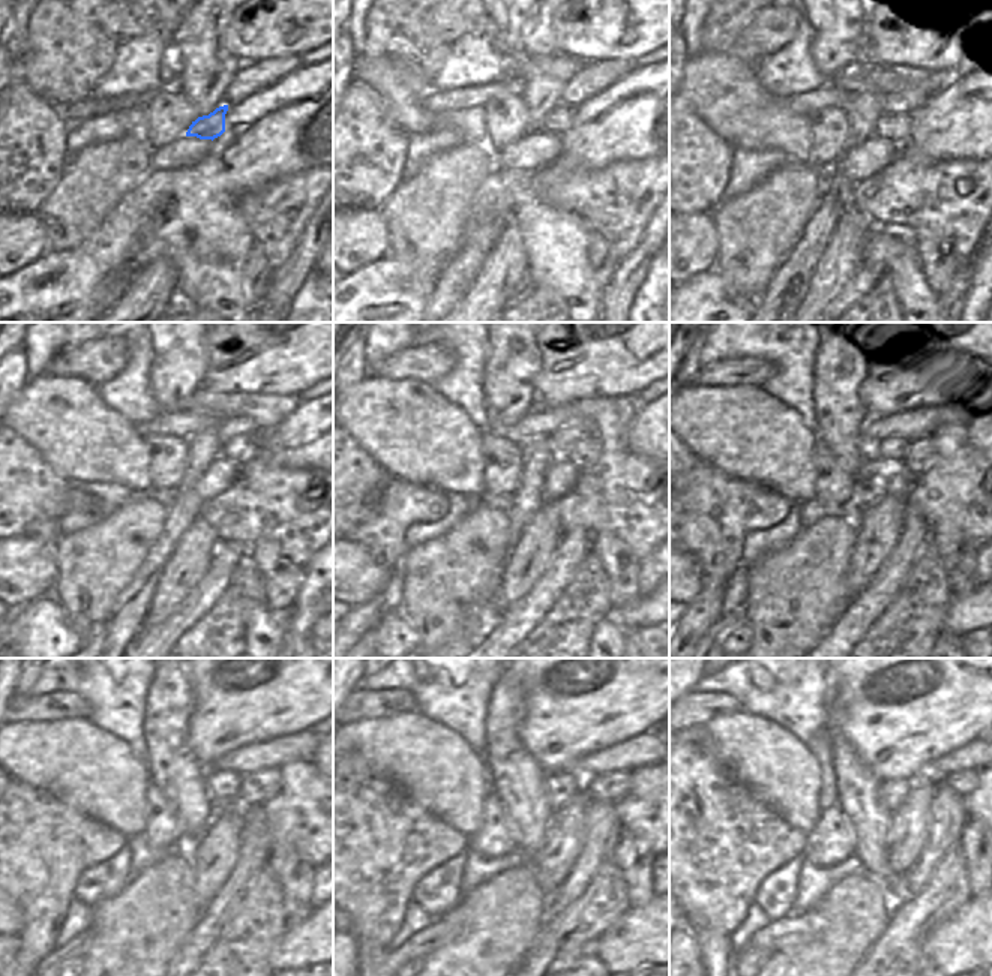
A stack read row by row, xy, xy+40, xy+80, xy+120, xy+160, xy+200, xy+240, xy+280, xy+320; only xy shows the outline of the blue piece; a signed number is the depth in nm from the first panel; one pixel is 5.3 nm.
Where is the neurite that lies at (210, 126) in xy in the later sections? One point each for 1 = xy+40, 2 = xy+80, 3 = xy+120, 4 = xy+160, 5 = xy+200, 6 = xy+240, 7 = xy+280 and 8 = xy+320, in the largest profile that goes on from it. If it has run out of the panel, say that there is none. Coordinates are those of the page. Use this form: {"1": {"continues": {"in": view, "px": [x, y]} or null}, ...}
{"1": {"continues": {"in": "xy+40", "px": [557, 120]}}, "2": {"continues": {"in": "xy+80", "px": [893, 125]}}, "3": {"continues": {"in": "xy+120", "px": [240, 452]}}, "4": {"continues": {"in": "xy+160", "px": [586, 452]}}, "5": {"continues": {"in": "xy+200", "px": [922, 453]}}, "6": {"continues": {"in": "xy+240", "px": [257, 787]}}, "7": {"continues": {"in": "xy+280", "px": [613, 786]}}, "8": {"continues": {"in": "xy+320", "px": [965, 781]}}}

